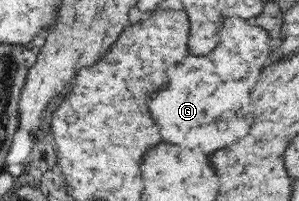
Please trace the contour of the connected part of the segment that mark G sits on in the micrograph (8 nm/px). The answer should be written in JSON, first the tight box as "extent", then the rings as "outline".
{"extent":[150,19,272,154],"outline":[[[227,19],[220,36],[220,46],[216,46],[212,54],[188,56],[184,60],[184,76],[182,68],[172,72],[172,76],[176,76],[176,88],[164,88],[158,94],[152,94],[150,102],[154,124],[164,132],[164,140],[172,140],[172,144],[182,144],[192,150],[198,148],[204,154],[236,144],[247,136],[252,126],[248,116],[254,108],[250,94],[260,72],[269,64],[267,56],[272,53],[268,31],[246,19]]]}

